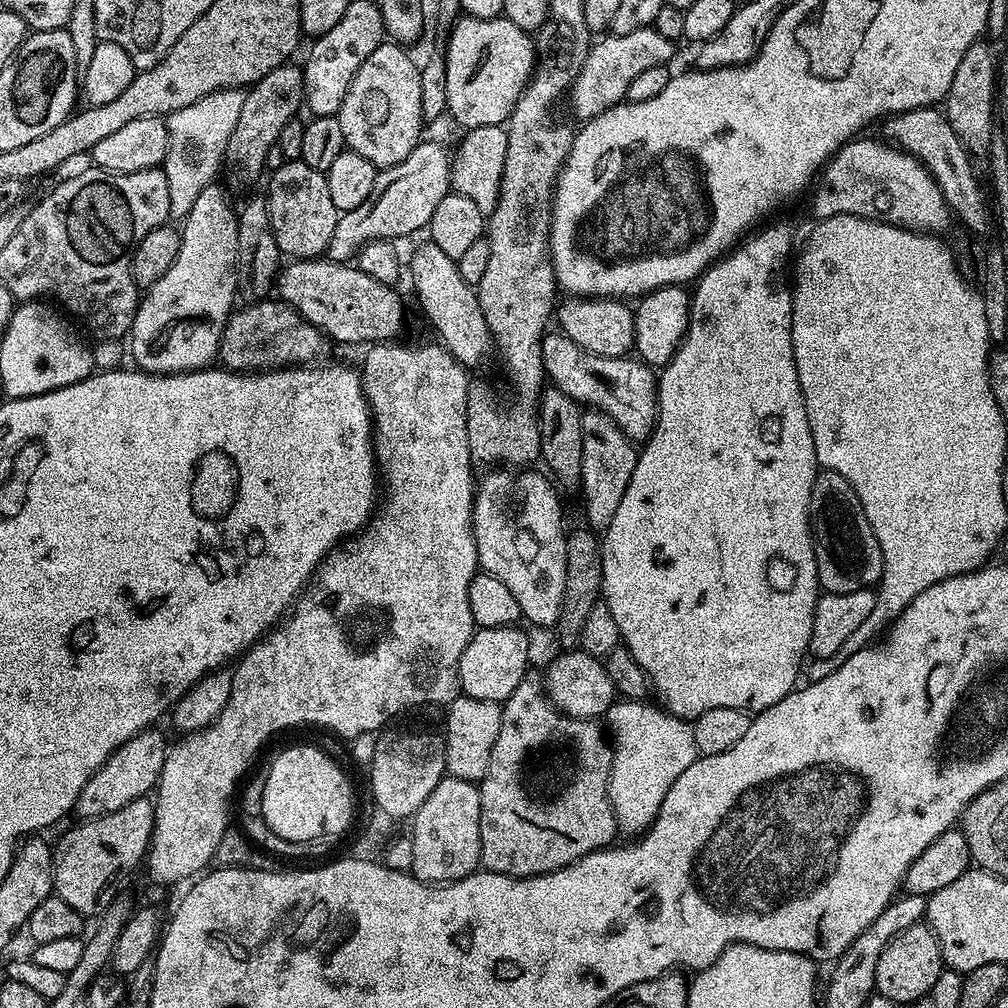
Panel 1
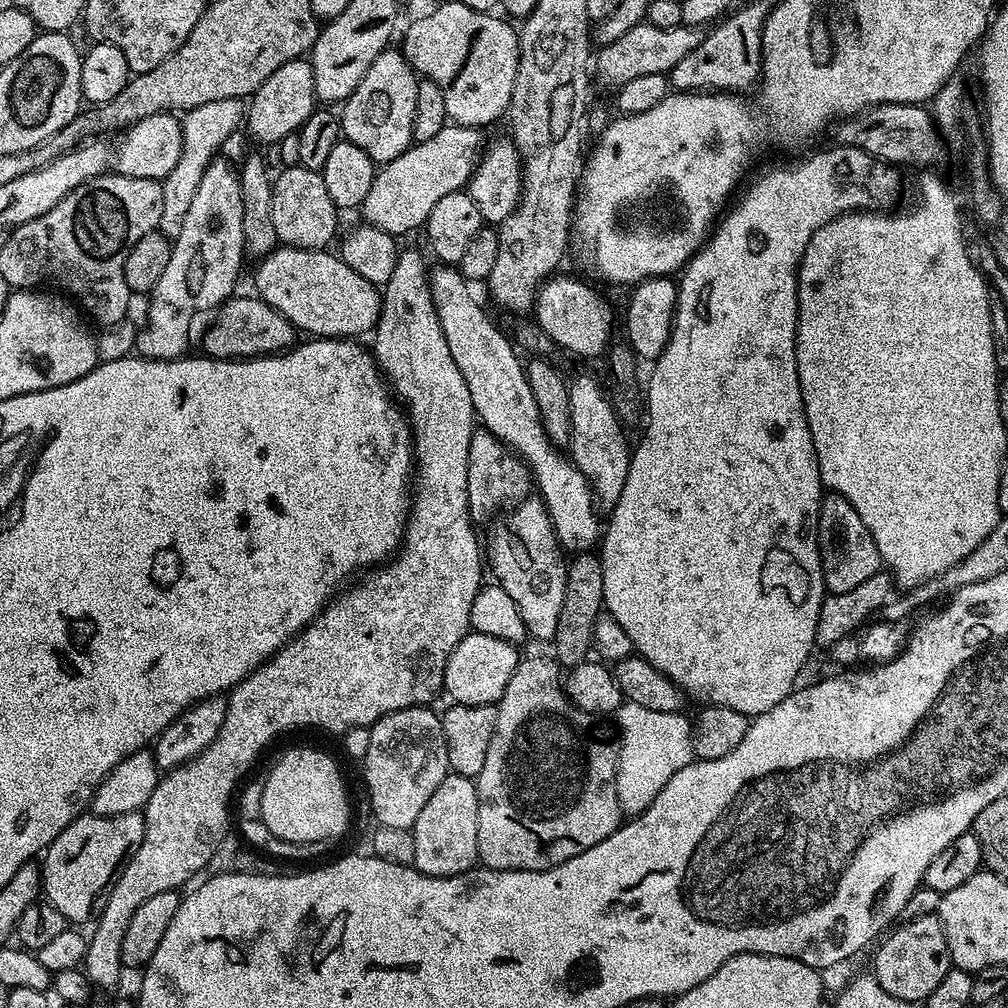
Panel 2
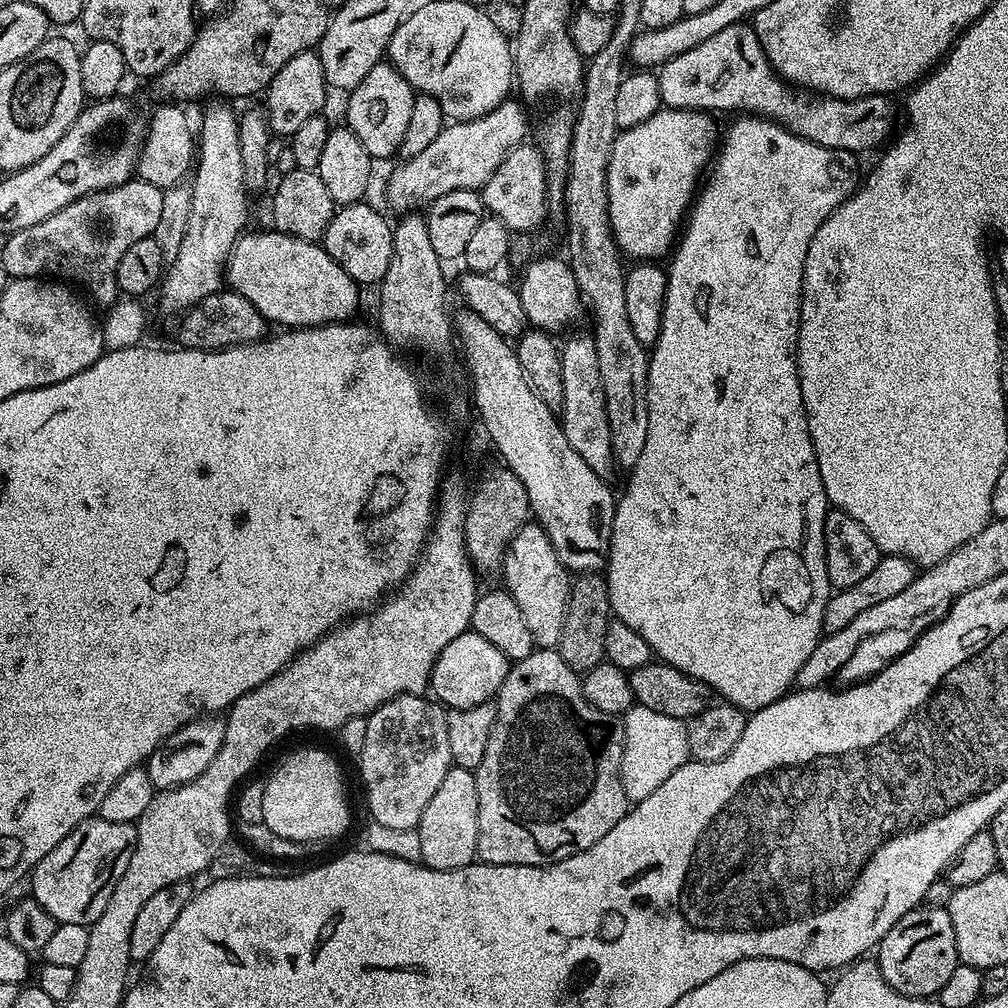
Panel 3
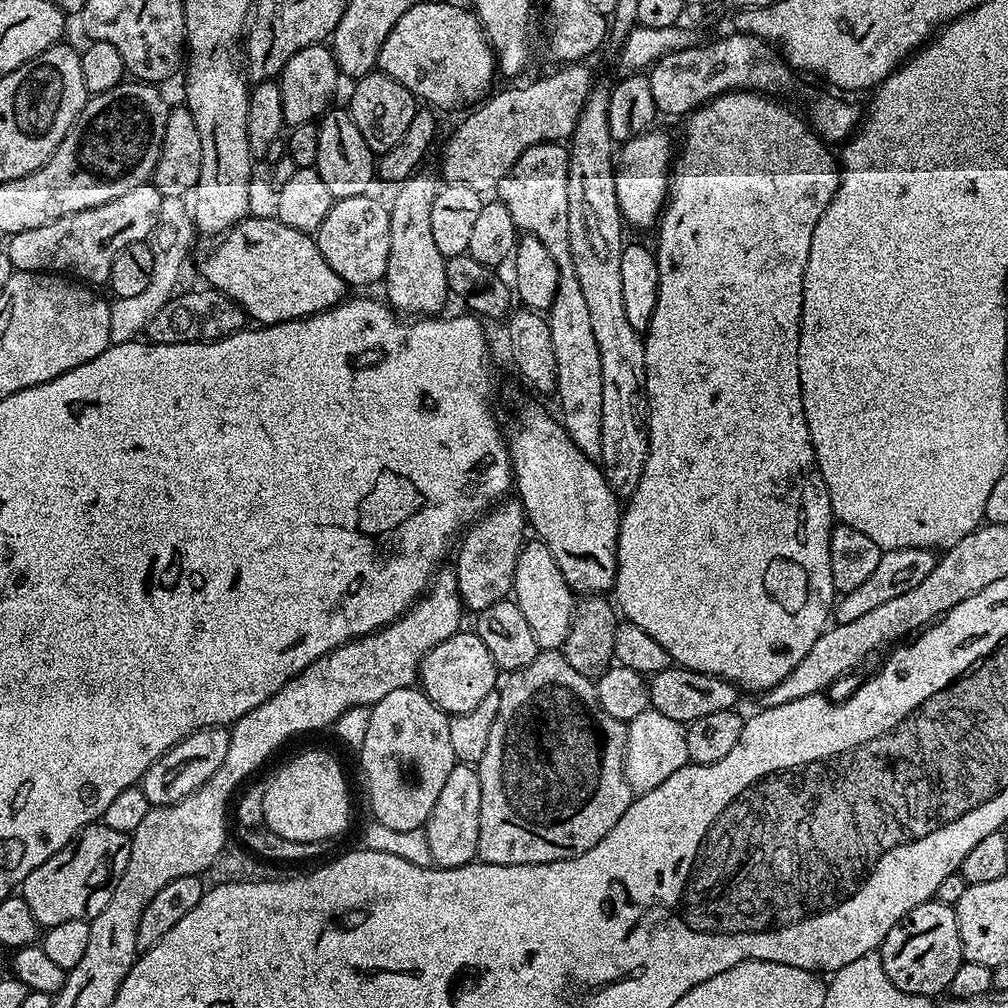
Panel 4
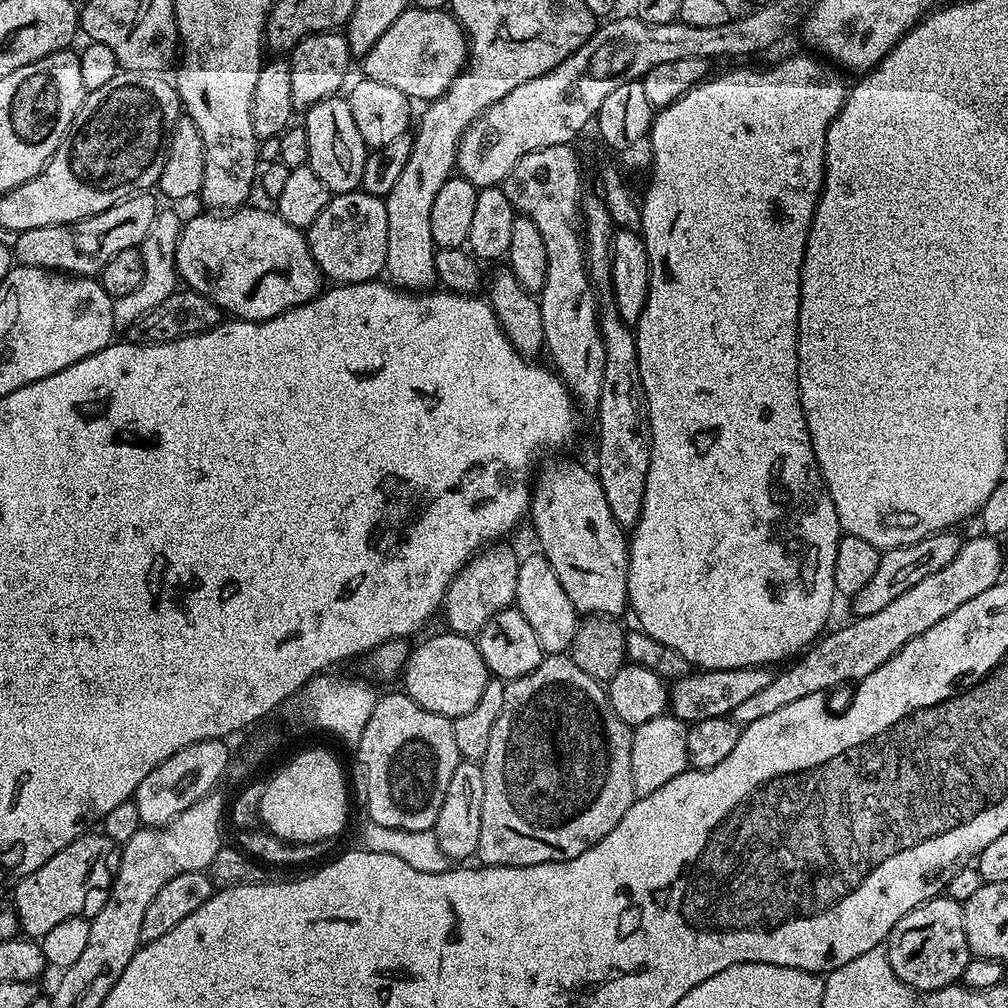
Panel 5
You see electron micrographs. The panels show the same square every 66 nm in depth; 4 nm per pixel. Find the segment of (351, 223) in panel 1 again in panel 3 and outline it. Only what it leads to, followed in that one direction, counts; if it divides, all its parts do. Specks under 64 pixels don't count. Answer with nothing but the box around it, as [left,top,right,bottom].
[388,99,528,214]

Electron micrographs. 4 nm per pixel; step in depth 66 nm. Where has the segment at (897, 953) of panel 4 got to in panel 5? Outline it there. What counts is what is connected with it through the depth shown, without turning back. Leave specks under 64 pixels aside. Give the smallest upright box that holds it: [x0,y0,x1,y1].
[886,894,970,993]

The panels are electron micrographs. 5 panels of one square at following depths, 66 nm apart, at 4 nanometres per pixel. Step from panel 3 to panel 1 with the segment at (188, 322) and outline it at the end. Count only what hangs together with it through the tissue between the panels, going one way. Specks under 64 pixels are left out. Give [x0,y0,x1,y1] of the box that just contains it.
[219,298,326,370]

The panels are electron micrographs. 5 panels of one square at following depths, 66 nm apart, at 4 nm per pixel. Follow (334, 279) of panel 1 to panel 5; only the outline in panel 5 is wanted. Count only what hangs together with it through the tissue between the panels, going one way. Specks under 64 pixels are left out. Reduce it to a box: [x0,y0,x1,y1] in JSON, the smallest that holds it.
[176,206,322,320]

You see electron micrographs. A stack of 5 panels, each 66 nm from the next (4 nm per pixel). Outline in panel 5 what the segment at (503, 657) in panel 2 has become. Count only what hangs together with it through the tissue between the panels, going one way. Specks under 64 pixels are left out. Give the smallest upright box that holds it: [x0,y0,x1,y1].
[402,630,490,718]

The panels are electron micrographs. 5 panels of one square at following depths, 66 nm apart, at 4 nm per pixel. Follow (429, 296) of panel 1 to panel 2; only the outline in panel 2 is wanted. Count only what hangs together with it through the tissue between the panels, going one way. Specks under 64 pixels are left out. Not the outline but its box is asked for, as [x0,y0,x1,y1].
[428,266,602,554]

